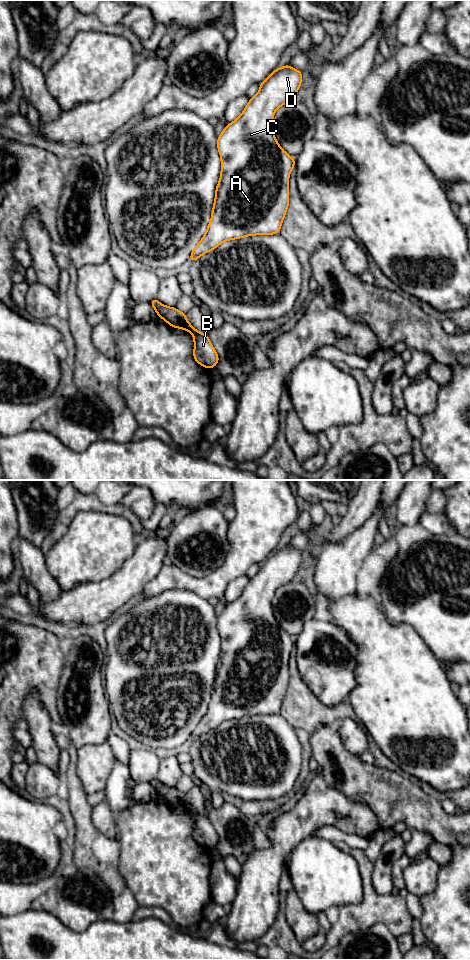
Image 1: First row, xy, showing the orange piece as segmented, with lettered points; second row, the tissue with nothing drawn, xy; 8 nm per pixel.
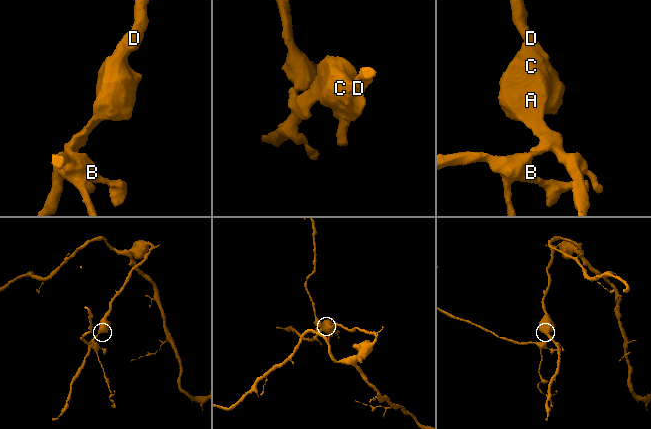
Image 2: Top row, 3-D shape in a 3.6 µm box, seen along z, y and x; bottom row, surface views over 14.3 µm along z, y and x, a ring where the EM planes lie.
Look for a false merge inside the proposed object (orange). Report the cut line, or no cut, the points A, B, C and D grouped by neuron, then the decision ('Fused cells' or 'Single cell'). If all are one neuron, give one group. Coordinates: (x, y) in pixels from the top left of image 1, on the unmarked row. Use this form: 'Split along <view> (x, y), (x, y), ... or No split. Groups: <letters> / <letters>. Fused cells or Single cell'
Split along xy (163, 785), (157, 793). Groups: A C D / B. Fused cells

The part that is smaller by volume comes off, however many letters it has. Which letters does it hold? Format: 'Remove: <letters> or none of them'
Remove: B

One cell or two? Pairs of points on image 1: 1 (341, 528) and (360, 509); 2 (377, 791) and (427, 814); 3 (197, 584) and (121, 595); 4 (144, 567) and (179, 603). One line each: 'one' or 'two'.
1: one
2: one
3: two
4: two

